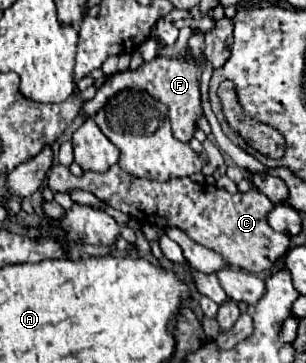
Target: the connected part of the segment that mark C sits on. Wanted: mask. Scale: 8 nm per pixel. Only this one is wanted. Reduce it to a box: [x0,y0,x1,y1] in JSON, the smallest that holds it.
[47,164,289,274]

